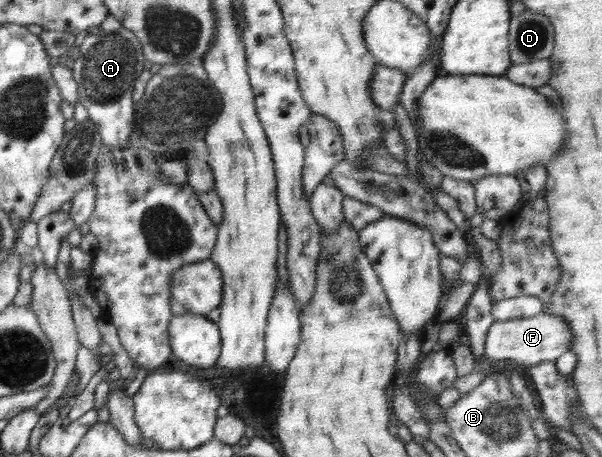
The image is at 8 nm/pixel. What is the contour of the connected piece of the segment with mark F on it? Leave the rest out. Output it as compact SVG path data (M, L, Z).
M541 312L507 322L495 321L485 334L484 355L493 361L513 361L524 368L533 367L548 361L557 361L571 346L573 333L571 325L563 316L555 316L549 312Z

